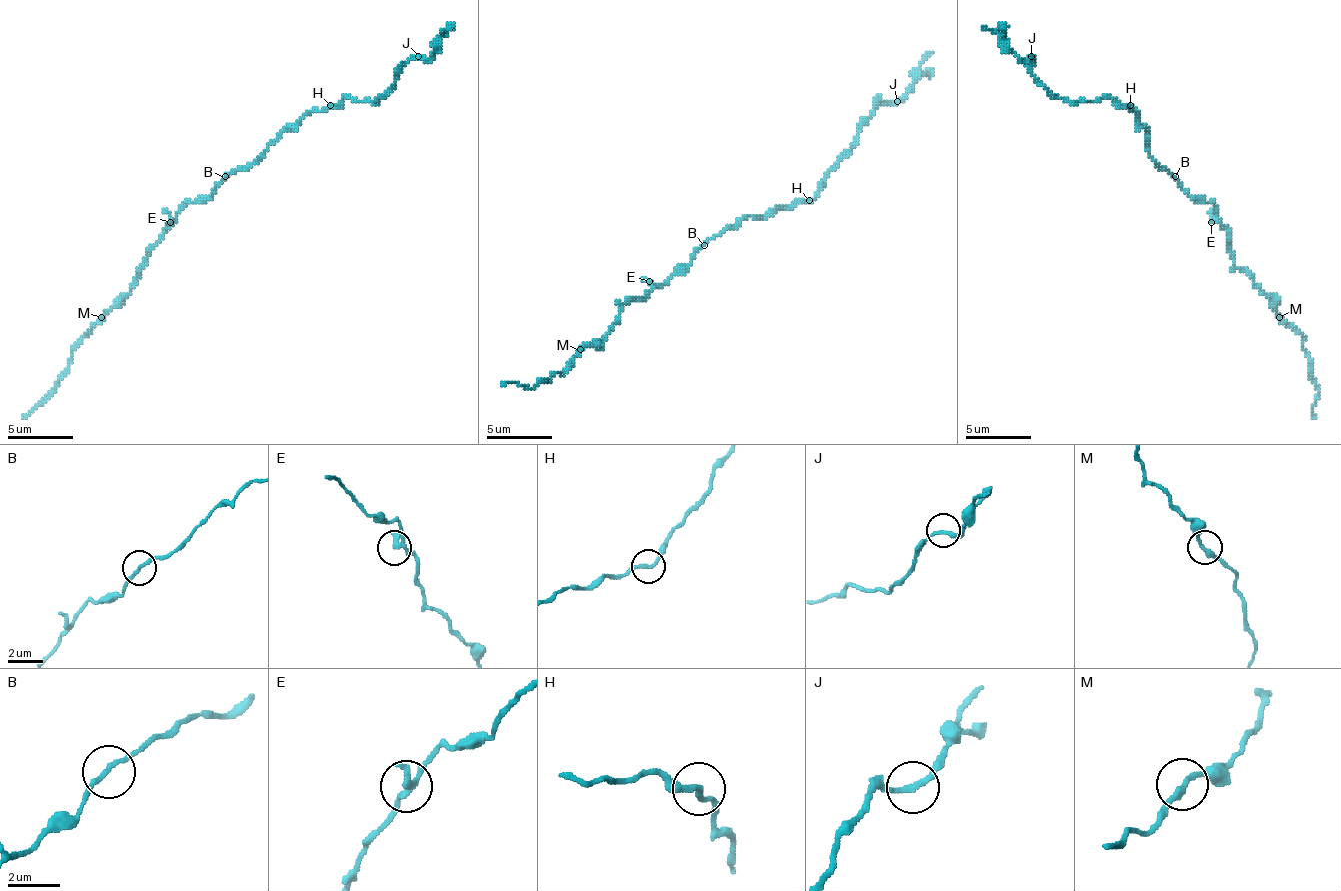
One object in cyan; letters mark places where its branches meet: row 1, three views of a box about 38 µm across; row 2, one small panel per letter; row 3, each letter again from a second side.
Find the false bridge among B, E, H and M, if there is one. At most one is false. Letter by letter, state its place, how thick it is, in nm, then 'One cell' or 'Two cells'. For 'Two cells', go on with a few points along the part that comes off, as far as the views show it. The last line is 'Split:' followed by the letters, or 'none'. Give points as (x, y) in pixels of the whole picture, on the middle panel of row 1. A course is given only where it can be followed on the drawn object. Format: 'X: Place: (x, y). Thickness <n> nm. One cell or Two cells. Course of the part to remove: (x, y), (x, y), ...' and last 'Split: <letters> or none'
B: Place: (704, 245). Thickness 180 nm. One cell
E: Place: (649, 281). Thickness 200 nm. One cell
H: Place: (809, 200). Thickness 200 nm. Two cells. Course of the part to remove: (809, 199), (825, 173), (851, 147), (858, 127), (880, 101), (897, 101), (907, 92), (913, 72), (933, 52)
M: Place: (580, 349). Thickness 200 nm. One cell
Split: H

